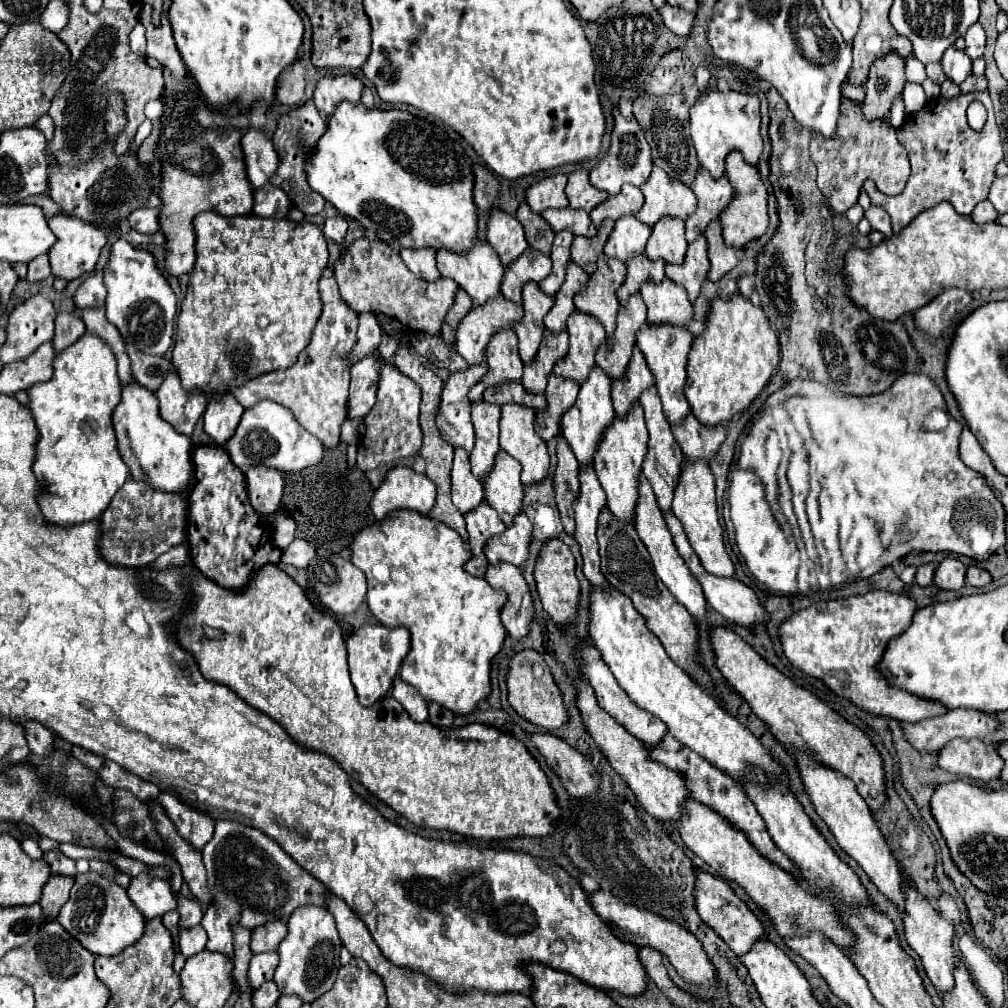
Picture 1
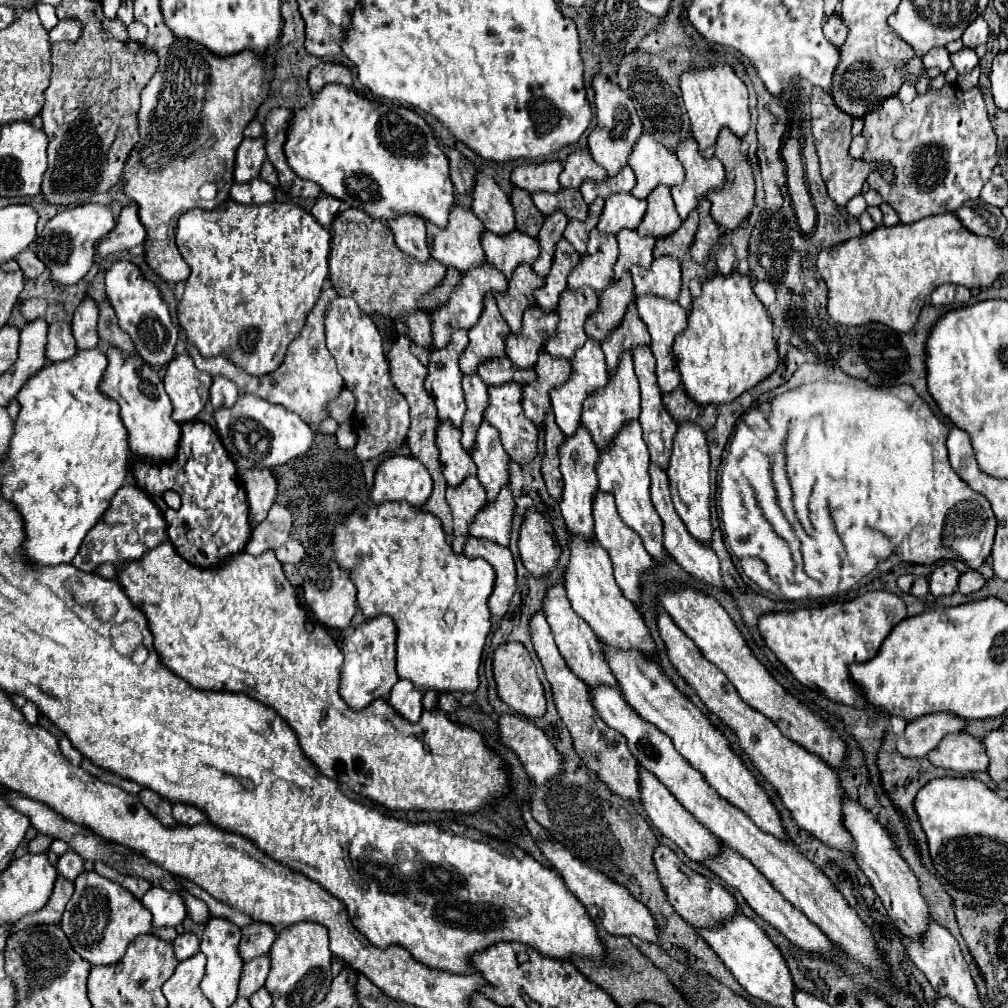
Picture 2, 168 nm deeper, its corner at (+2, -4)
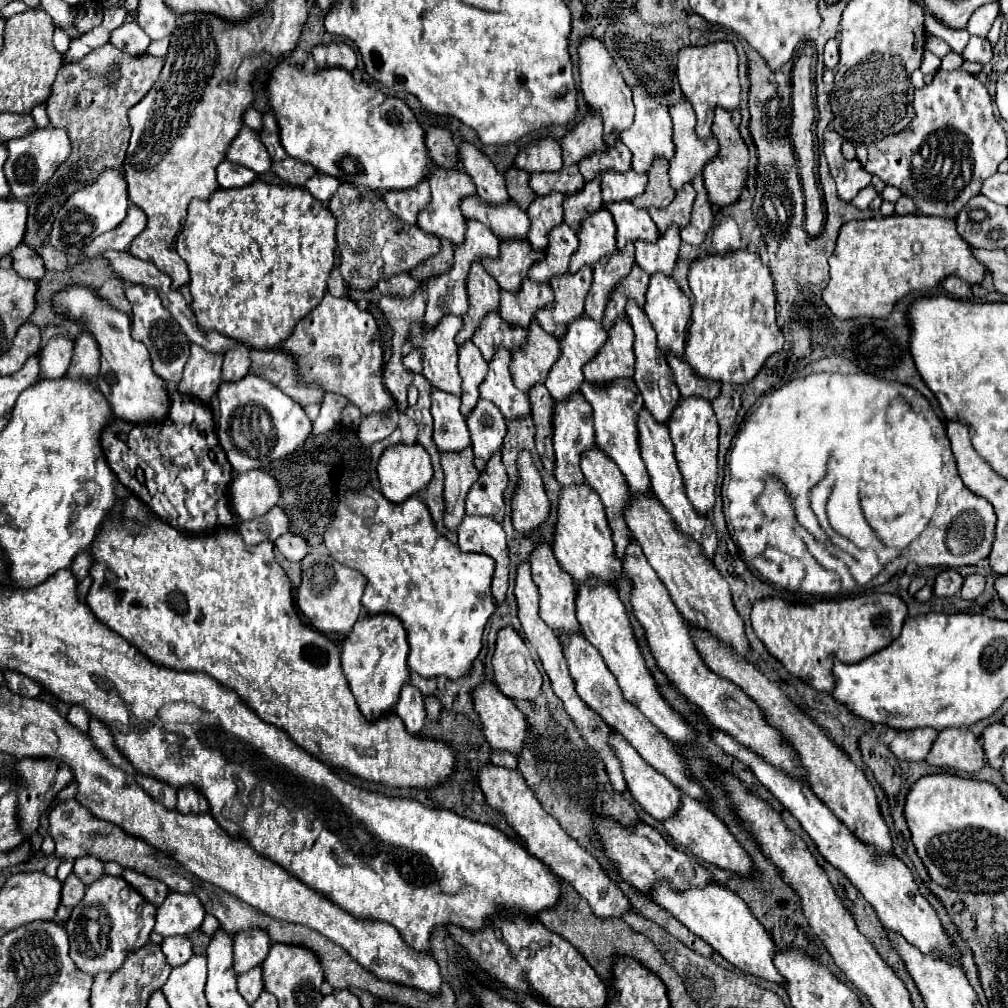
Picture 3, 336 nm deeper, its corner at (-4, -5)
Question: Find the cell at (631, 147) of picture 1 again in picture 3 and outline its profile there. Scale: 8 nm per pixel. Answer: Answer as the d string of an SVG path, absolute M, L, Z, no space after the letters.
M592 35L584 37L578 45L578 57L580 57L580 89L584 93L584 99L592 105L592 109L602 115L604 119L604 141L608 145L614 145L618 135L628 129L634 121L634 103L632 103L632 91L626 85L622 73L614 65L608 49L604 43Z

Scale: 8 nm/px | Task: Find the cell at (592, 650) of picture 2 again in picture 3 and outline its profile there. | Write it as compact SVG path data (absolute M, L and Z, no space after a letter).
M540 543L532 553L530 553L530 565L532 565L532 581L538 587L540 593L540 617L548 623L548 627L556 633L562 635L564 631L580 631L580 625L576 621L576 585L568 573L560 567L556 557L552 555L552 549L548 543Z

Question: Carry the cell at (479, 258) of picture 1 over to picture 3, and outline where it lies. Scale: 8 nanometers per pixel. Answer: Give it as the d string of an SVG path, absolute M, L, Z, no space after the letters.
M436 165L436 169L432 169L432 177L428 177L428 183L430 183L432 199L428 203L428 209L424 209L424 213L420 213L420 221L418 221L420 229L424 229L440 239L448 239L452 243L464 241L466 221L460 211L460 199L476 193L476 187L472 185L472 177L468 177L468 173L462 167L460 169L444 169L444 167Z

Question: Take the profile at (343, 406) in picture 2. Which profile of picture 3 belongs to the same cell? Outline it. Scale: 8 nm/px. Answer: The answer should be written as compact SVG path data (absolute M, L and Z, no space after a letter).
M326 393L320 403L320 415L312 421L312 435L320 435L334 429L336 423L340 421L340 413L346 403L348 403L346 397L340 397L336 393Z

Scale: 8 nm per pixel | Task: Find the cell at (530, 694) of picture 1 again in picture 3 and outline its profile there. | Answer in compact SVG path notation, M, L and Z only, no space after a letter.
M504 627L498 631L492 667L498 691L510 699L536 699L540 695L542 675L516 629Z

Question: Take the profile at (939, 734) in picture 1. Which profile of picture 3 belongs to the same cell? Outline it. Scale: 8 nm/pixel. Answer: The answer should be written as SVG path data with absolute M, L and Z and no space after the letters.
M928 727L898 731L898 735L888 747L894 753L894 757L900 761L922 761L928 755L936 735L938 731L928 729Z

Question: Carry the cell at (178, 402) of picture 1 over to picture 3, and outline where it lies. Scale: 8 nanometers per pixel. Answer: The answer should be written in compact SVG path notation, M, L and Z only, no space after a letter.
M192 345L178 391L190 393L202 403L210 403L216 387L222 383L222 359L224 355L208 353L206 349L200 349L200 345Z

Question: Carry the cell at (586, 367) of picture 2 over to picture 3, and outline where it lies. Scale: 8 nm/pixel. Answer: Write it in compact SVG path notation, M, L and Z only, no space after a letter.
M582 315L580 319L572 321L568 327L566 327L566 333L562 339L558 339L560 343L560 361L556 361L556 365L552 365L552 369L548 371L548 379L546 379L546 387L550 391L550 395L556 399L556 401L562 401L568 397L568 393L572 391L580 391L580 383L584 381L584 375L582 375L582 365L586 361L590 361L598 349L604 345L606 341L606 331L602 327L602 323L598 321L592 321L588 315Z

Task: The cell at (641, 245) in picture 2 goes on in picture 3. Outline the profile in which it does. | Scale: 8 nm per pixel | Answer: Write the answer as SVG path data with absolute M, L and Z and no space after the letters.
M612 201L612 203L604 203L604 207L612 213L616 221L616 245L620 249L624 249L622 245L626 245L628 241L658 239L656 223L652 221L646 209L636 209L630 201Z

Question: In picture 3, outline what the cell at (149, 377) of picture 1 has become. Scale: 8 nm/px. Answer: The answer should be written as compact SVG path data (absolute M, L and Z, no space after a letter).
M114 275L114 277L108 277L106 283L100 287L100 295L102 295L104 299L108 299L116 309L132 315L132 313L130 313L128 299L124 297L124 289L126 289L126 281Z

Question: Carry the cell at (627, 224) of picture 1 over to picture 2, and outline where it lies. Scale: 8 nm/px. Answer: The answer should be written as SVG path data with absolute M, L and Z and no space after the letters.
M612 194L606 198L604 212L598 222L600 232L614 232L614 236L622 228L636 230L646 212L646 200L638 200L632 194Z

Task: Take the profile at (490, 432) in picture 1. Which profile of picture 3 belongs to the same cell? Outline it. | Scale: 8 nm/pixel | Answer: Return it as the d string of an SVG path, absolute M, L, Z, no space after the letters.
M472 341L458 345L458 371L462 377L462 397L460 397L462 415L468 417L480 397L478 387L484 381L484 375L488 371L488 363L484 361L480 349L476 349L476 345L472 345Z

